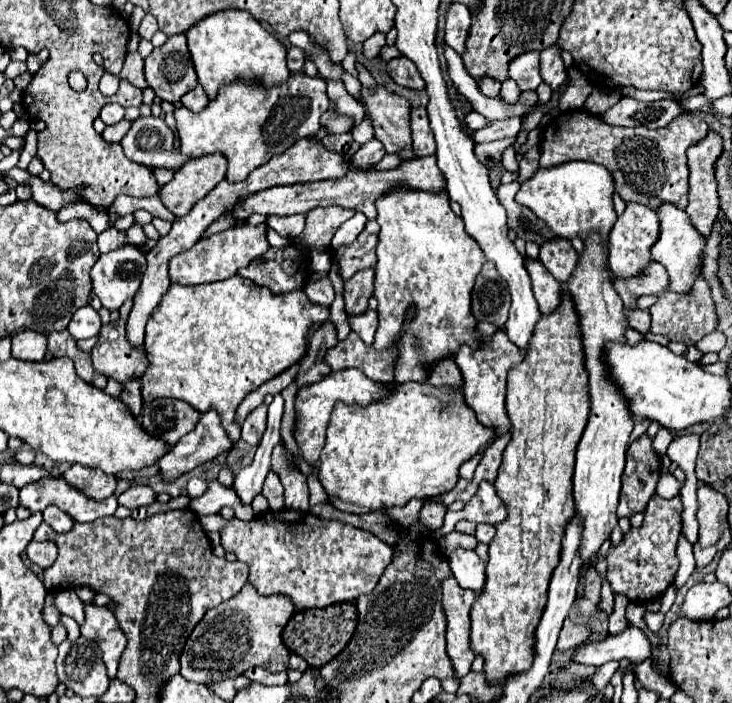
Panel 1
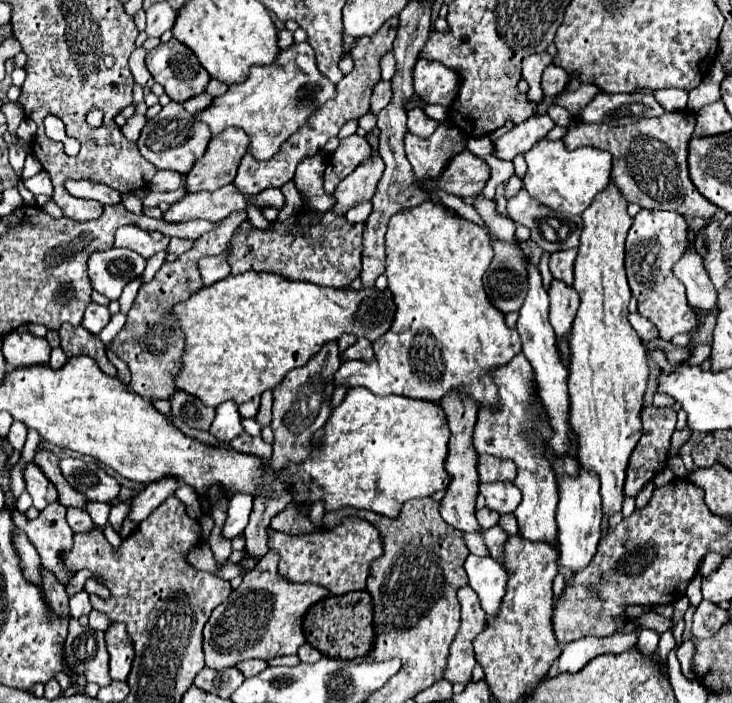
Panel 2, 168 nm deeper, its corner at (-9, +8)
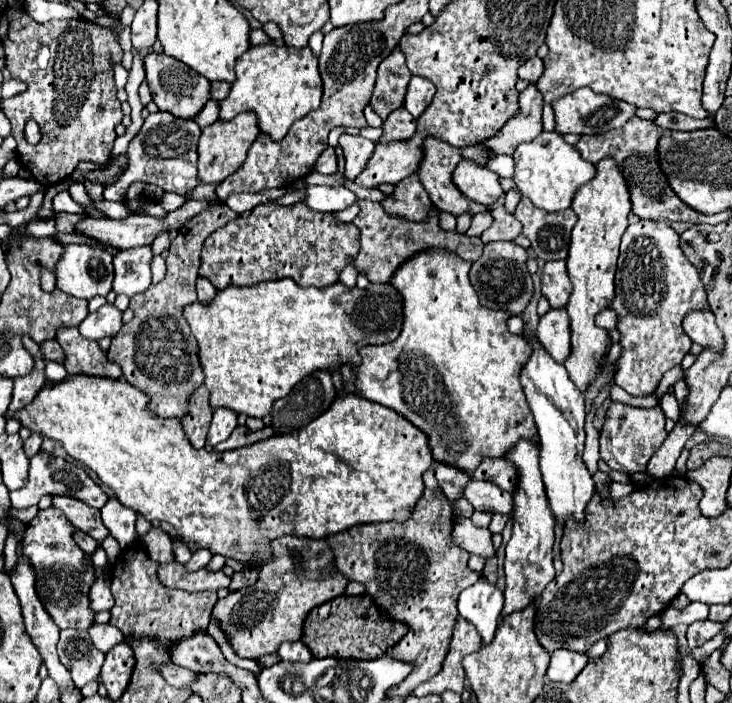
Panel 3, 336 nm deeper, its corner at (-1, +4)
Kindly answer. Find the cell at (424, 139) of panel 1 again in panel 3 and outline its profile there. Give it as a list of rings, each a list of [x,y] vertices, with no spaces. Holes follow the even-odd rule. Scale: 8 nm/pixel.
[[[397,108],[395,112],[389,114],[381,128],[383,128],[383,134],[379,138],[381,144],[409,140],[417,132],[417,120],[405,108]]]

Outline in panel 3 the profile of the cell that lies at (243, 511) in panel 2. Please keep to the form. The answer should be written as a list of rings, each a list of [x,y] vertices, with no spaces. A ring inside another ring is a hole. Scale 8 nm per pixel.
[[[199,548],[195,554],[193,554],[193,558],[185,564],[191,572],[193,570],[197,570],[197,568],[203,568],[203,566],[207,566],[209,564],[209,560],[213,558],[213,554],[209,554],[209,550],[207,548]]]

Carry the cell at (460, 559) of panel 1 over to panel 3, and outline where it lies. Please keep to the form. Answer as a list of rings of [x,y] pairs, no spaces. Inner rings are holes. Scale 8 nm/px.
[[[485,576],[459,594],[459,614],[475,624],[483,642],[491,642],[503,608],[503,592]]]

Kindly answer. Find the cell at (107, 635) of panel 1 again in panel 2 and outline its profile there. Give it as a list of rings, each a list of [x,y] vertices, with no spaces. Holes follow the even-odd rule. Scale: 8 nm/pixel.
[[[113,622],[105,634],[107,650],[111,654],[111,678],[113,680],[127,680],[131,672],[131,662],[135,656],[133,642],[125,630],[125,624]]]

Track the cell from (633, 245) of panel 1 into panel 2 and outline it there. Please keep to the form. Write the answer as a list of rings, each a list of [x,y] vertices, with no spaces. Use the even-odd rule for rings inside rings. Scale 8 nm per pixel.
[[[641,210],[633,218],[633,226],[627,236],[627,256],[625,270],[631,286],[631,294],[637,298],[637,312],[655,324],[659,340],[669,342],[677,334],[689,334],[697,328],[697,316],[687,304],[685,286],[681,280],[675,280],[673,266],[689,248],[687,222],[677,212],[665,210]]]

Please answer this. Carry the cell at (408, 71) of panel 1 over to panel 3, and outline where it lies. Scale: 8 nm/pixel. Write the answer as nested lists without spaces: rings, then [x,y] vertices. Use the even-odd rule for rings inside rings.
[[[411,76],[411,82],[407,86],[407,96],[405,96],[405,108],[419,118],[427,106],[431,104],[433,96],[435,96],[435,84],[429,82],[429,78],[423,76]]]

